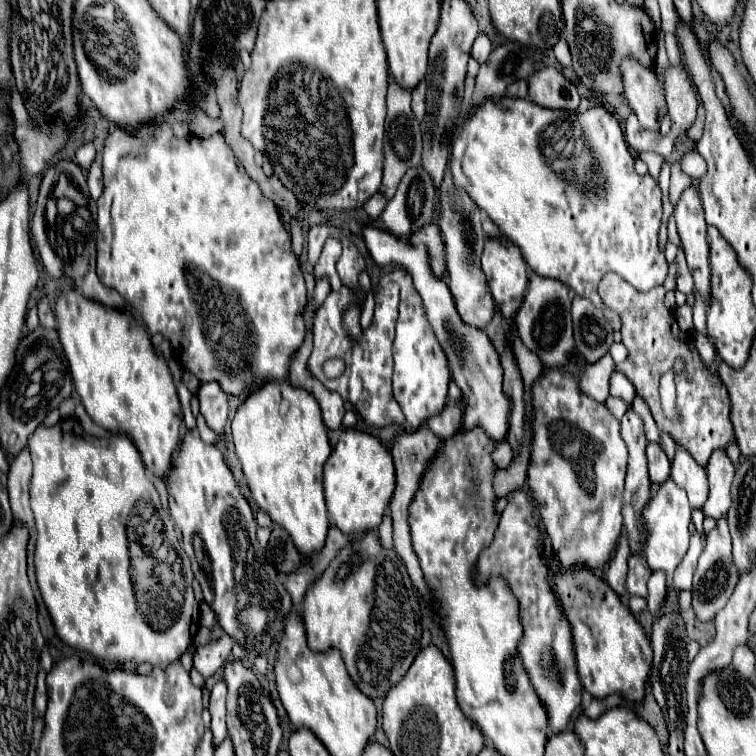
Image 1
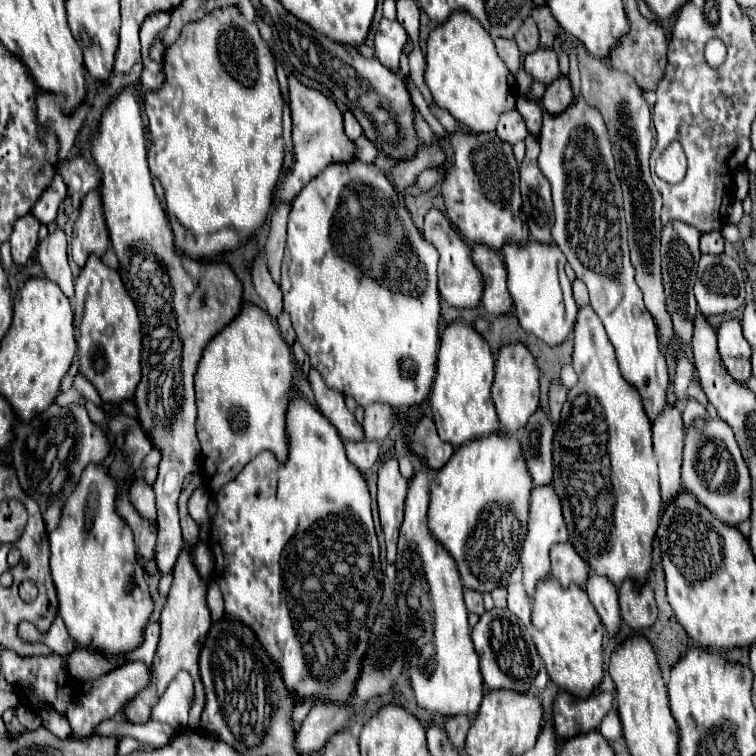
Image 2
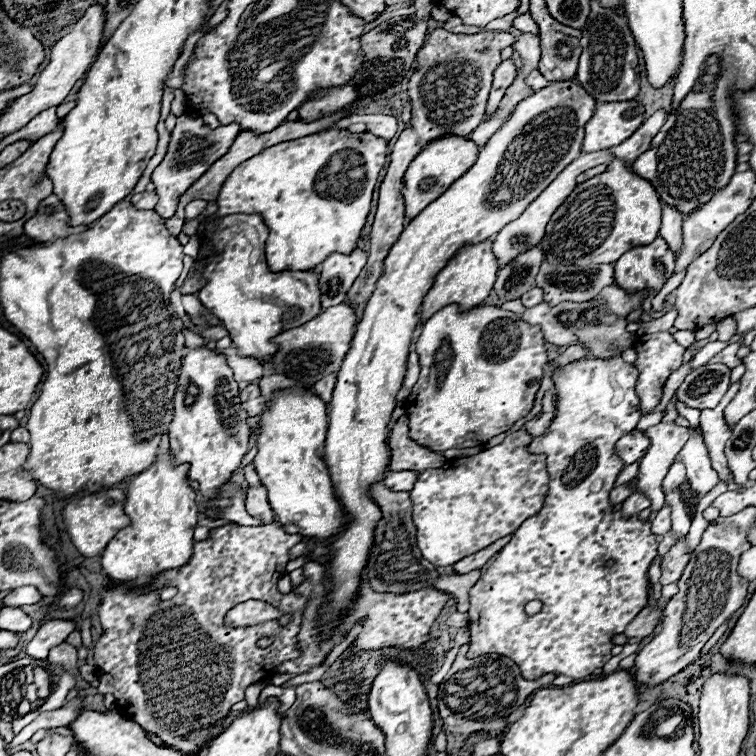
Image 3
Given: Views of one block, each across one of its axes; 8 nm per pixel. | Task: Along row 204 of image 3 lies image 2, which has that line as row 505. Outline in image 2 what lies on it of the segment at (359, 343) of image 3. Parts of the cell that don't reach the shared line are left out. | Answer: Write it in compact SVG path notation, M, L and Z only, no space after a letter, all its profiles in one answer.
M498 432L470 440L468 444L456 448L452 460L434 474L430 482L430 504L428 504L428 528L434 538L450 552L456 560L462 584L470 590L492 592L502 584L502 580L518 566L520 540L526 534L528 522L528 498L532 490L532 478L524 466L524 456L516 440L508 440Z

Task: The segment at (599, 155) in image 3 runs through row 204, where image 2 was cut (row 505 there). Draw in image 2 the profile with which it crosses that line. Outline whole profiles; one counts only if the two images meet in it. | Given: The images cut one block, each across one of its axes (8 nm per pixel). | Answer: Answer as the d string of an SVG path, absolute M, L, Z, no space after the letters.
M542 486L542 488L534 488L532 496L530 496L530 518L528 518L528 532L524 536L524 542L520 546L520 568L522 568L522 584L524 584L524 592L528 596L534 594L536 590L536 582L542 578L550 576L550 558L548 552L554 544L558 542L568 542L568 530L562 518L562 508L560 508L560 500L556 496L556 492L552 490L552 486Z

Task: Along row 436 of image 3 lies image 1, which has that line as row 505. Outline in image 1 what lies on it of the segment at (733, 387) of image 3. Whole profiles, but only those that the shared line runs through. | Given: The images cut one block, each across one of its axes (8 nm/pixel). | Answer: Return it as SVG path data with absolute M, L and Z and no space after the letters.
M716 450L710 456L706 472L710 482L710 494L702 510L706 516L718 520L720 516L726 516L730 508L730 486L734 478L734 466L724 450Z

